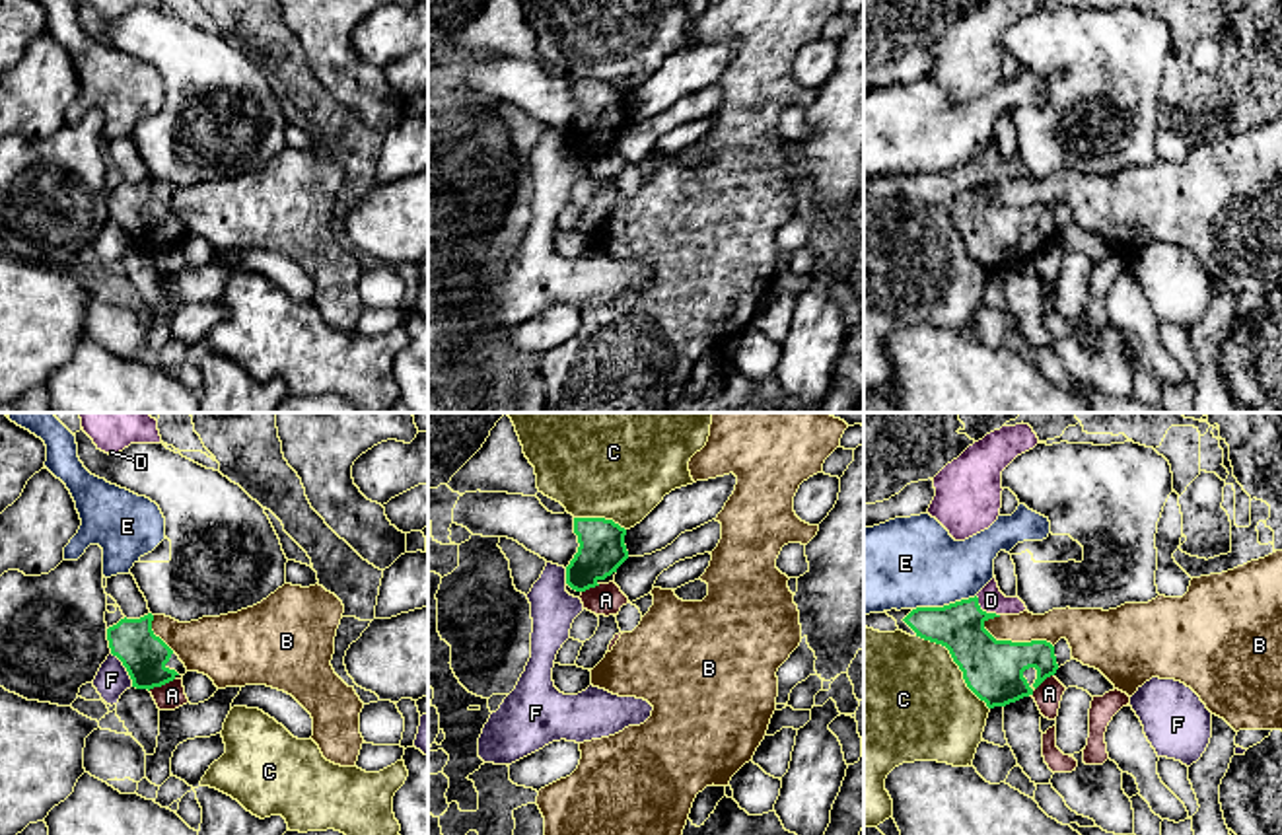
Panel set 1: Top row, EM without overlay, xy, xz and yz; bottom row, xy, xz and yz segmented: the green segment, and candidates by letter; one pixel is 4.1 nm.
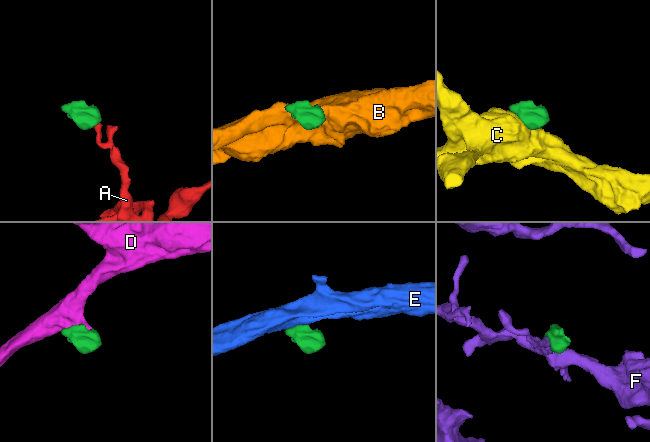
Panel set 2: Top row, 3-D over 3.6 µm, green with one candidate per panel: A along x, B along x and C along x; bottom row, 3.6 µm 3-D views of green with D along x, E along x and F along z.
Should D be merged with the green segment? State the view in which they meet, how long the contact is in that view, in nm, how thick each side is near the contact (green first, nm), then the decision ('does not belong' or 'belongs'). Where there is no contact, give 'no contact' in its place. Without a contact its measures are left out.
contact in yz; length 130 nm; calibres 240 and 110 nm; belongs

